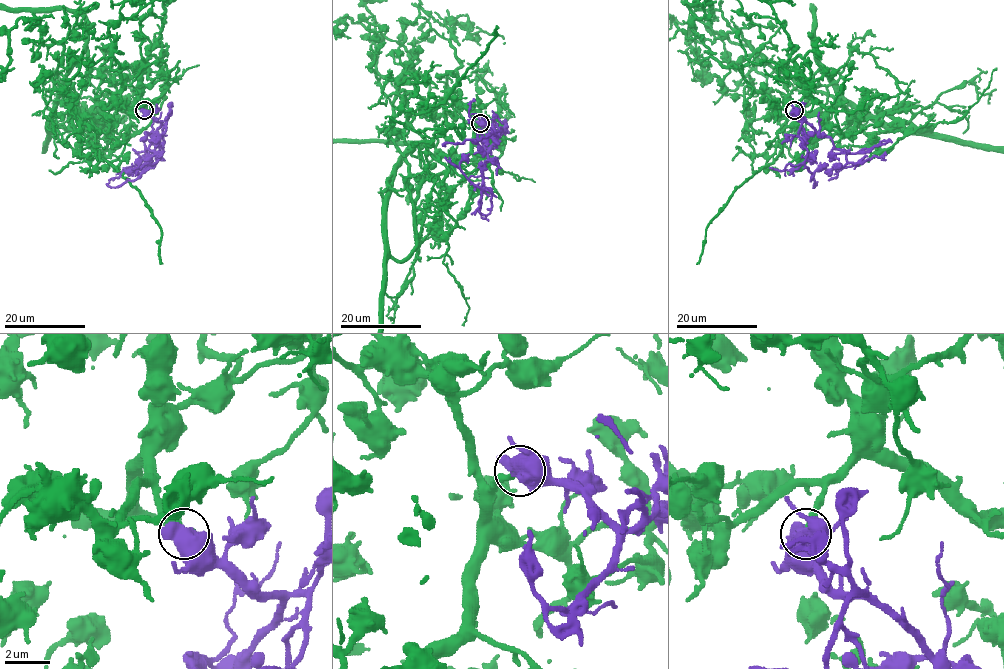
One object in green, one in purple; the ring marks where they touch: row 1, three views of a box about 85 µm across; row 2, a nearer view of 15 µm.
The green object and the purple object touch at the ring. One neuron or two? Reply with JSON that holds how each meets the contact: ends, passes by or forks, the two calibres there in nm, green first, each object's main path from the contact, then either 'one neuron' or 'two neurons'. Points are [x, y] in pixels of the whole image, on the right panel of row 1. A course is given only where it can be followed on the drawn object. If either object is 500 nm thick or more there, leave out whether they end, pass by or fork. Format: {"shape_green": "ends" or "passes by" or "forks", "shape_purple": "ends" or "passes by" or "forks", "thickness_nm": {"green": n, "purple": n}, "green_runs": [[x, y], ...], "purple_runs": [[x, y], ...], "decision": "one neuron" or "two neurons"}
{"thickness_nm": {"green": 320, "purple": 850}, "purple_runs": [[795, 110], [796, 116], [827, 135], [836, 148], [843, 149], [848, 162], [858, 164], [842, 167], [828, 179]], "decision": "one neuron"}

